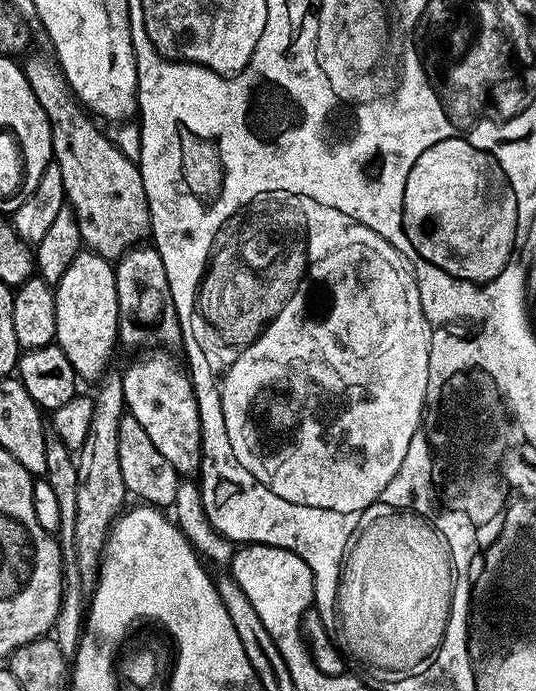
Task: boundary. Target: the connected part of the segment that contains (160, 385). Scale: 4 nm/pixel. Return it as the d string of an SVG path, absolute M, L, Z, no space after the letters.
M148 350L145 356L140 356L128 369L122 372L122 390L124 391L124 406L127 415L132 416L146 430L150 442L166 457L166 462L174 466L181 474L192 474L200 466L200 419L198 418L198 402L194 398L192 378L183 367L176 365L173 353L168 350Z

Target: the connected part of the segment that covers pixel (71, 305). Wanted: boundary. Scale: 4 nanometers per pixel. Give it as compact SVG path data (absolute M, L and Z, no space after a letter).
M82 250L66 266L60 281L54 285L56 294L55 343L70 358L77 377L81 381L99 381L109 371L112 351L118 348L120 315L118 314L118 290L116 270L109 261L98 254Z

